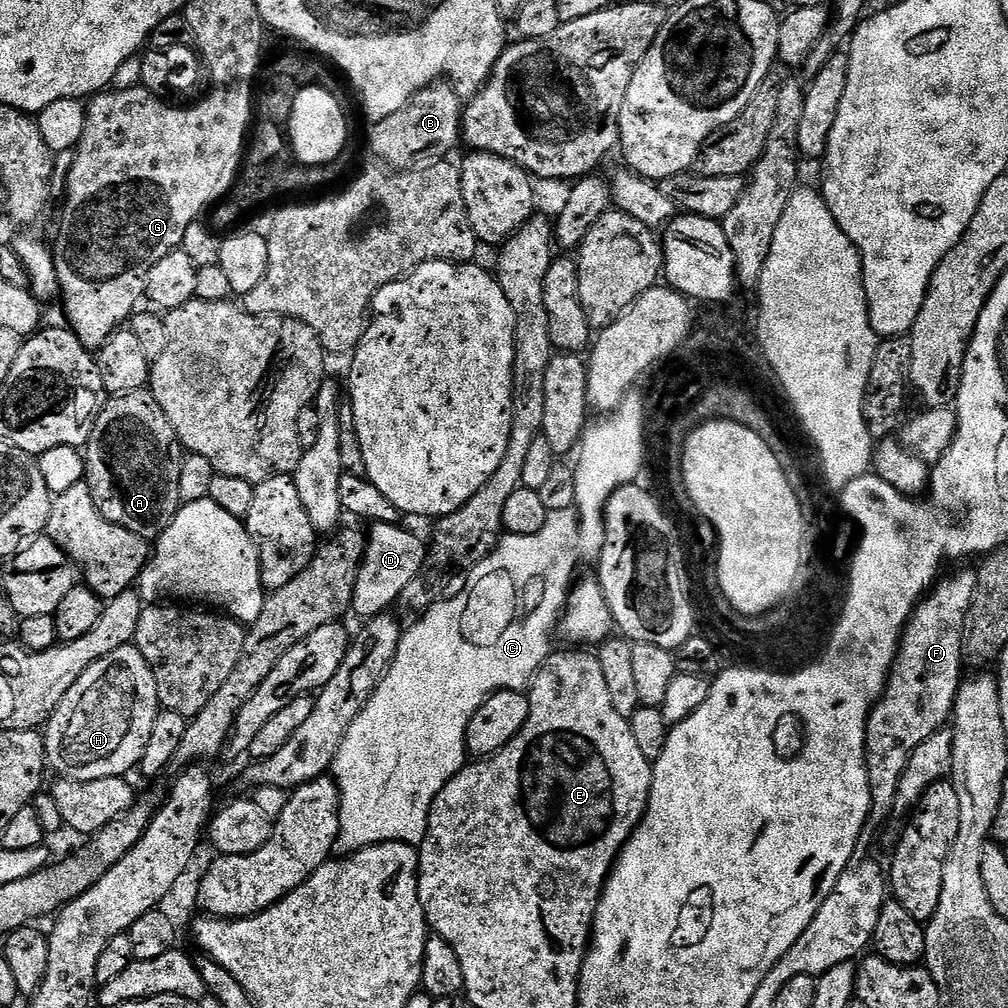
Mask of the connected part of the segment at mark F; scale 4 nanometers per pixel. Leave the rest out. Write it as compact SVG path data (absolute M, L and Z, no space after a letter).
M956 572L953 576L937 579L924 599L917 604L904 628L904 637L900 639L900 651L896 653L896 661L892 663L892 673L888 676L888 685L880 695L880 700L868 715L868 741L866 742L866 766L872 771L872 776L888 776L884 784L876 784L876 800L880 804L872 807L868 819L872 824L883 825L888 820L884 808L888 808L888 792L892 788L898 790L898 782L902 770L906 770L906 762L910 762L910 754L918 742L926 742L930 734L937 728L947 725L952 715L952 707L956 701L956 691L960 689L962 673L960 668L964 663L964 623L974 598L976 589L976 573Z

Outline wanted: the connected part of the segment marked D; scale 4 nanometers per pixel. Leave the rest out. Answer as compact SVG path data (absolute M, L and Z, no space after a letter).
M372 524L366 536L364 561L358 570L358 582L354 586L351 611L363 618L371 618L389 611L391 604L400 599L402 590L414 582L426 555L425 541L420 541L400 524Z

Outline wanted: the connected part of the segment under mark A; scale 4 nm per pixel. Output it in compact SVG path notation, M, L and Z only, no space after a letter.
M141 390L111 397L94 422L94 430L84 452L86 482L90 486L94 506L98 506L98 510L110 522L126 526L130 534L138 534L149 542L155 541L168 529L182 507L178 478L182 475L185 455L186 449L180 444L178 434L174 434L170 418L166 418L162 406L158 406L151 391Z

